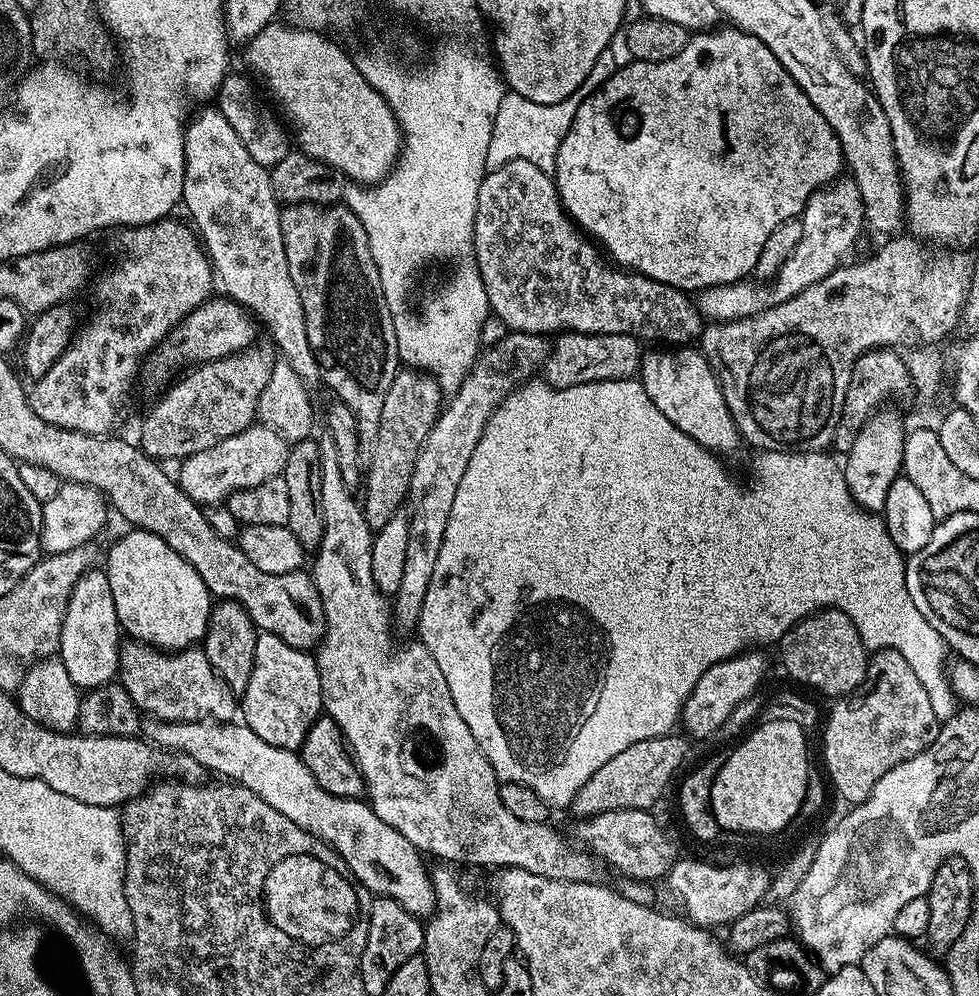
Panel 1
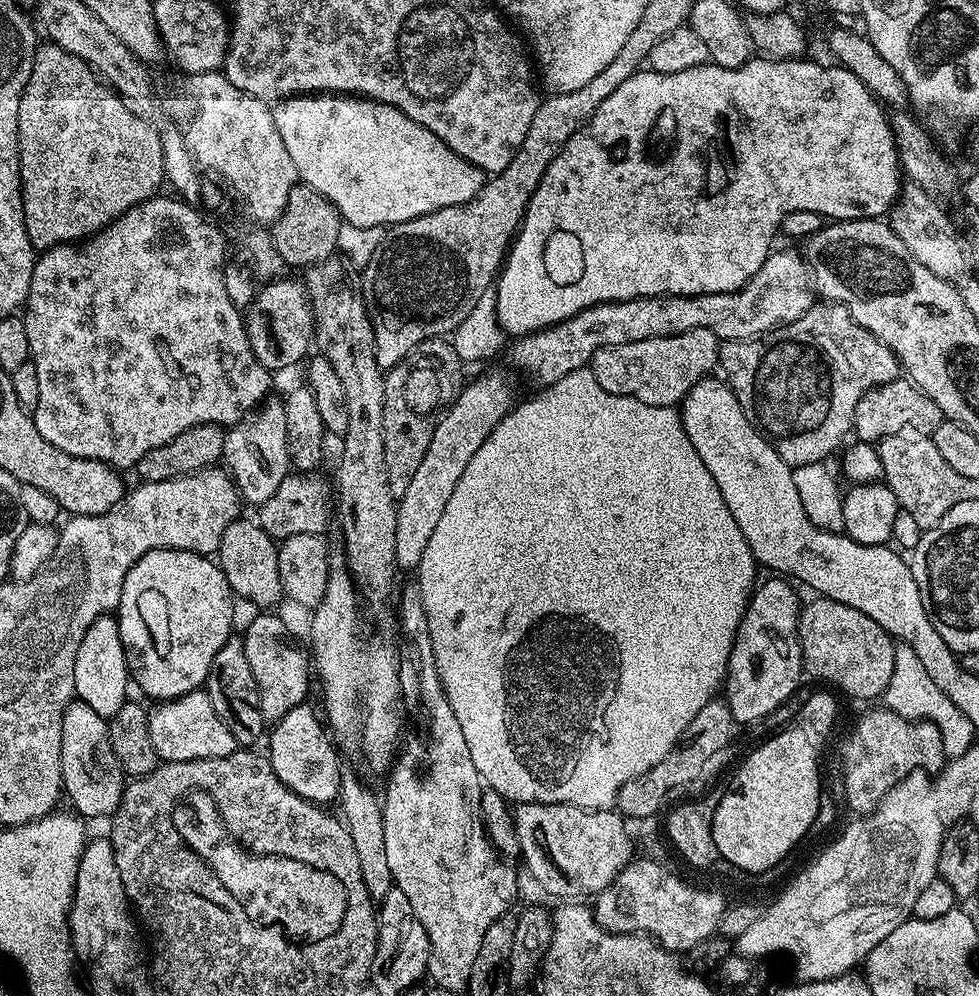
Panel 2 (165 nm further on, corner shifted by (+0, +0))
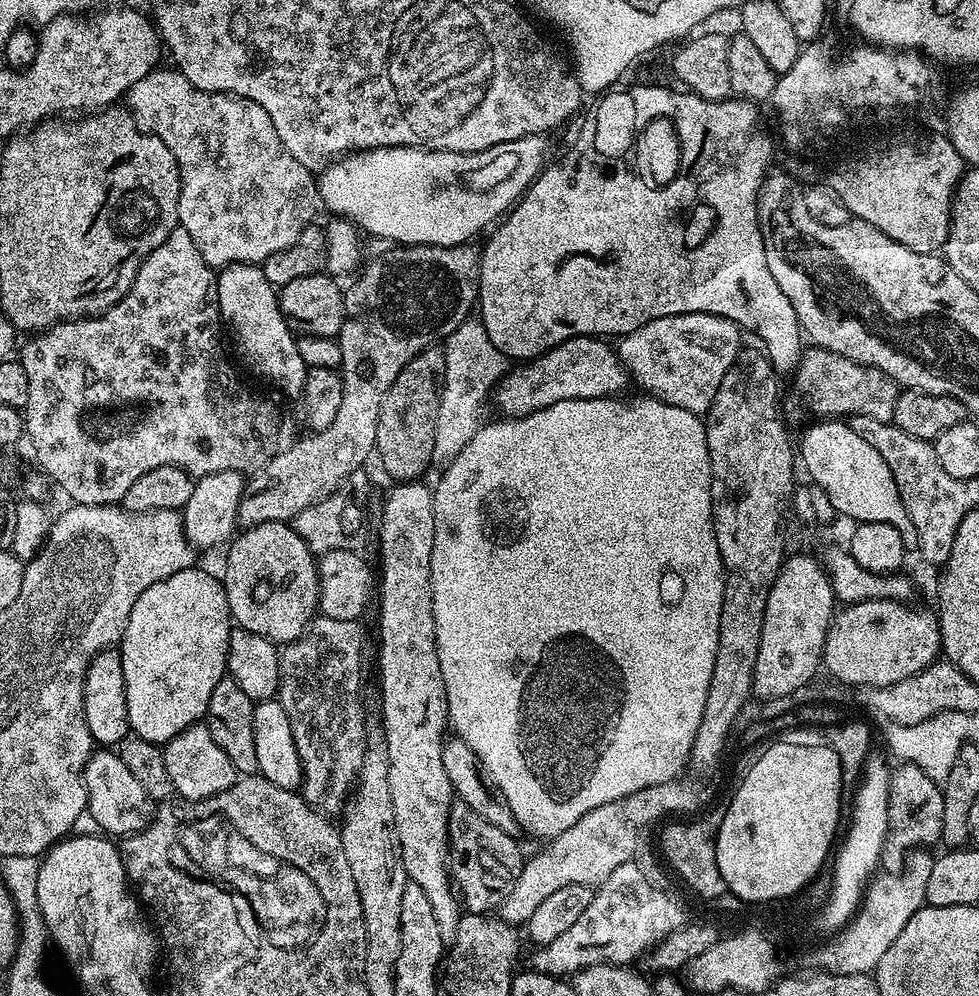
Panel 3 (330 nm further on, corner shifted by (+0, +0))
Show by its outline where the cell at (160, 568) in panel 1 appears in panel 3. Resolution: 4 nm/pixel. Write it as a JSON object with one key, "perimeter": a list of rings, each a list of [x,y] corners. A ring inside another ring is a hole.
{"perimeter":[[[200,566],[170,574],[170,578],[154,582],[154,586],[140,595],[138,602],[134,602],[134,610],[130,610],[124,636],[118,645],[126,686],[128,726],[135,735],[163,746],[182,730],[205,719],[210,694],[228,672],[228,639],[233,627],[223,583],[203,572]]]}

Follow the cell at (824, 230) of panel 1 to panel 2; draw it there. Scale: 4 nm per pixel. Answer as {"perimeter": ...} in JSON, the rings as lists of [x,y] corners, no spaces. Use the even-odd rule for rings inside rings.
{"perimeter":[[[773,250],[768,253],[766,262],[762,262],[762,270],[758,270],[758,274],[754,274],[754,278],[750,278],[750,282],[737,292],[702,294],[701,296],[647,296],[646,298],[599,304],[574,314],[574,318],[566,318],[549,328],[531,332],[529,336],[515,337],[511,341],[512,349],[510,349],[510,344],[507,352],[509,351],[508,356],[518,371],[525,372],[532,380],[537,380],[537,385],[547,386],[558,382],[558,378],[562,378],[574,370],[589,367],[592,363],[592,355],[603,348],[626,346],[626,342],[642,342],[646,338],[676,336],[679,332],[689,332],[691,328],[710,330],[721,342],[755,340],[756,337],[771,332],[773,328],[802,318],[802,314],[806,314],[812,309],[813,303],[814,289],[803,255],[799,251]]]}

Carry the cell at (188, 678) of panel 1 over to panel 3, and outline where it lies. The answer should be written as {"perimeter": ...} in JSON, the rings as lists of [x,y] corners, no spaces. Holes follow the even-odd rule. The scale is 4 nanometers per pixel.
{"perimeter":[[[197,722],[182,730],[174,739],[163,745],[166,774],[170,774],[173,793],[186,800],[205,800],[230,790],[238,779],[234,762],[230,762],[226,750],[214,742],[207,723]]]}

